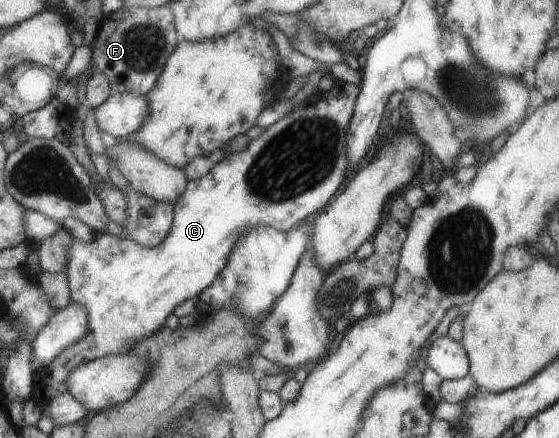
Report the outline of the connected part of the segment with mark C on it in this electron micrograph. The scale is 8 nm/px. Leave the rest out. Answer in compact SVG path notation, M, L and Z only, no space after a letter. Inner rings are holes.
M335 79L334 81L335 84L333 85L333 88L330 88L324 93L317 92L316 99L305 100L305 102L301 104L301 107L295 106L290 113L281 117L277 122L265 127L258 138L249 139L247 147L243 151L238 153L228 152L225 158L219 161L205 176L189 181L186 184L186 191L183 192L173 205L171 228L169 229L167 236L158 245L155 245L154 247L142 247L127 236L108 235L106 233L98 235L97 239L89 244L85 244L80 240L72 238L72 242L68 248L65 274L70 292L70 300L75 304L82 306L86 312L85 334L79 338L79 340L73 341L73 344L61 349L61 352L58 352L53 357L53 360L51 360L49 365L38 368L33 372L33 376L31 376L33 390L31 390L29 398L31 401L35 402L35 404L39 404L43 409L43 407L47 405L47 402L56 395L67 392L66 379L76 366L107 355L122 355L129 353L134 344L139 343L140 340L143 340L145 337L154 335L164 326L165 319L173 312L175 306L181 304L184 300L189 300L190 298L193 299L215 280L217 273L221 272L221 269L225 266L227 255L229 254L235 239L245 229L255 225L267 225L280 230L281 232L287 232L297 223L301 223L303 220L312 219L314 215L324 210L327 202L329 202L329 198L331 198L332 194L335 194L335 191L339 188L339 184L341 184L345 178L344 174L346 173L347 161L344 153L344 148L346 147L344 140L347 125L350 121L357 95L359 94L359 87L357 85L347 84L341 82L339 79Z

